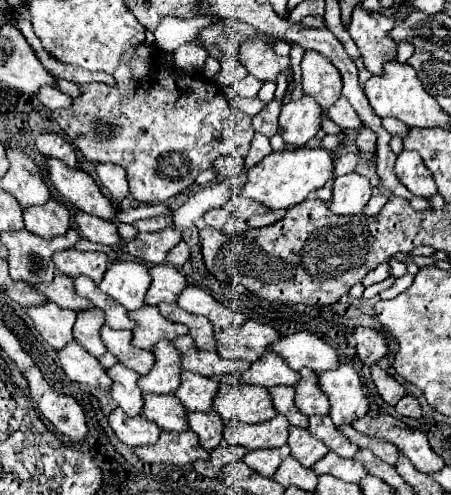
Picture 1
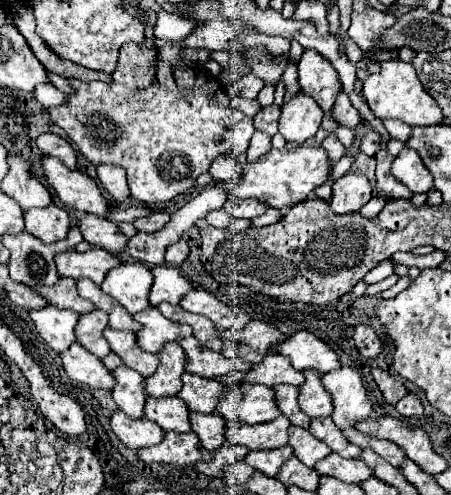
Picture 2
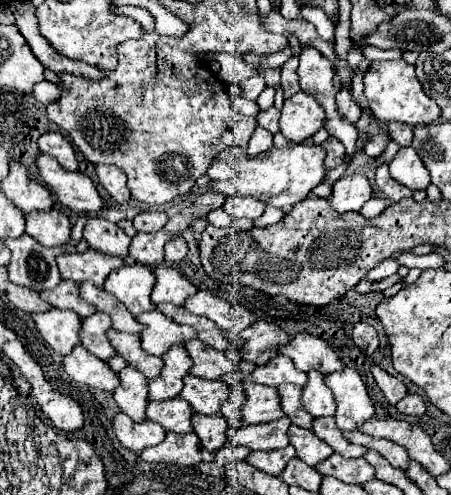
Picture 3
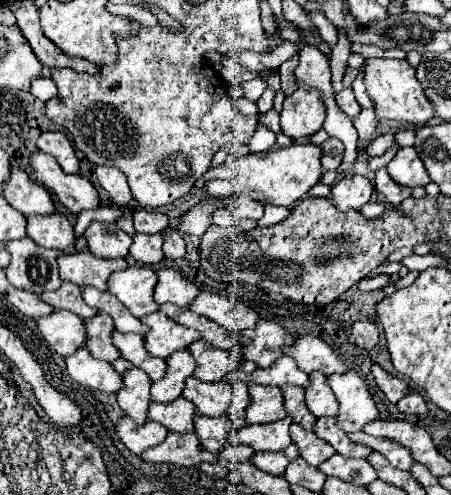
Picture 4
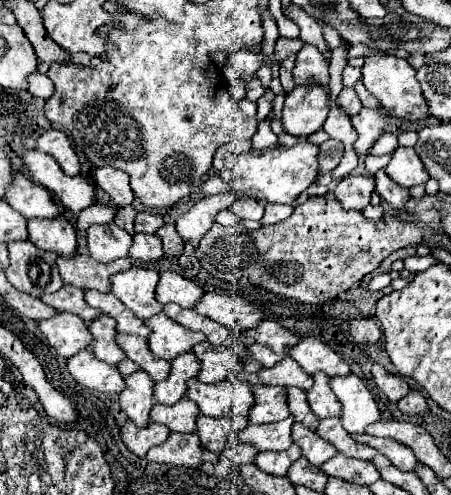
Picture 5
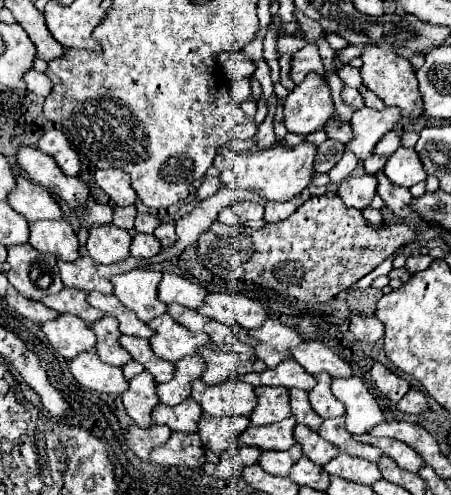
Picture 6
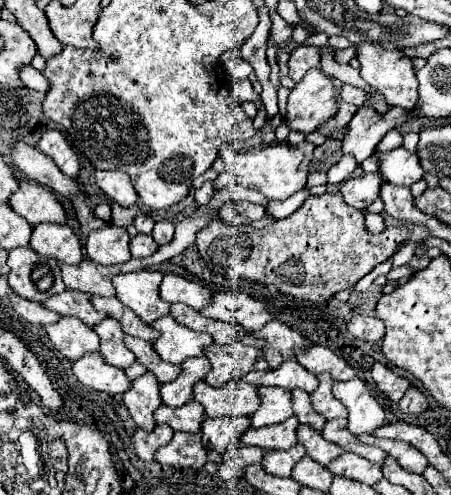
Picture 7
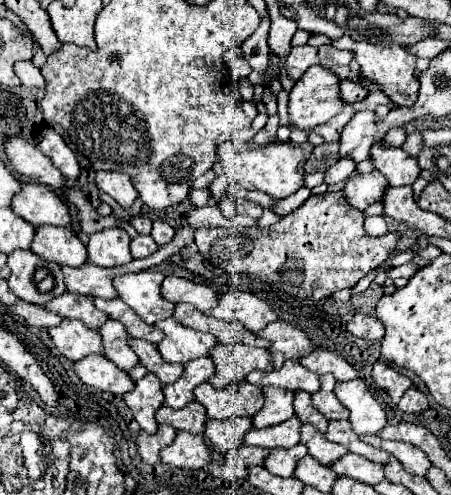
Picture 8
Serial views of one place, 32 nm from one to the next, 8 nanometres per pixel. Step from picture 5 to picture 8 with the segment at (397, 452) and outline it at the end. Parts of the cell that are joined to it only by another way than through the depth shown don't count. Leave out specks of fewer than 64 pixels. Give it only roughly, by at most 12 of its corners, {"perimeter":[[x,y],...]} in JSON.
{"perimeter":[[380,436],[360,440],[390,452],[402,466],[426,476],[432,462],[420,448]]}

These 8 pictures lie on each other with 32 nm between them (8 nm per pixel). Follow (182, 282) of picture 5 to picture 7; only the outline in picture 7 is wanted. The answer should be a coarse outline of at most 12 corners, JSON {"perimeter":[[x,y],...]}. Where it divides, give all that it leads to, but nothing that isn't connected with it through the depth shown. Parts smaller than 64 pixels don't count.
{"perimeter":[[166,274],[160,298],[204,310],[212,292],[182,276]]}

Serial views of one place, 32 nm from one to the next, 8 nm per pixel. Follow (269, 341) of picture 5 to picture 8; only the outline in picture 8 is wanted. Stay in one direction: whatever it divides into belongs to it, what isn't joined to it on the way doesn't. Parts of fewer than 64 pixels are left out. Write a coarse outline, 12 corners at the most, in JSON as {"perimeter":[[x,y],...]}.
{"perimeter":[[284,320],[258,336],[272,342],[274,368],[316,348],[302,328]]}

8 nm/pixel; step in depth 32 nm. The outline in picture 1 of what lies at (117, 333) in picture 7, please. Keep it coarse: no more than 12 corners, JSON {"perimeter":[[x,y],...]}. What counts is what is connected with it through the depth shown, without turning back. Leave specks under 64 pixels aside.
{"perimeter":[[100,308],[78,312],[74,338],[92,356],[108,350],[100,340],[106,324]]}

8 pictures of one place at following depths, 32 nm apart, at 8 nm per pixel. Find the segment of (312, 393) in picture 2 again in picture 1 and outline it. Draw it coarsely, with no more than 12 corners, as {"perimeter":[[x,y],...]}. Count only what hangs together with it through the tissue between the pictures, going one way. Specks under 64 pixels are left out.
{"perimeter":[[300,370],[296,406],[306,416],[328,416],[328,396],[316,374]]}

